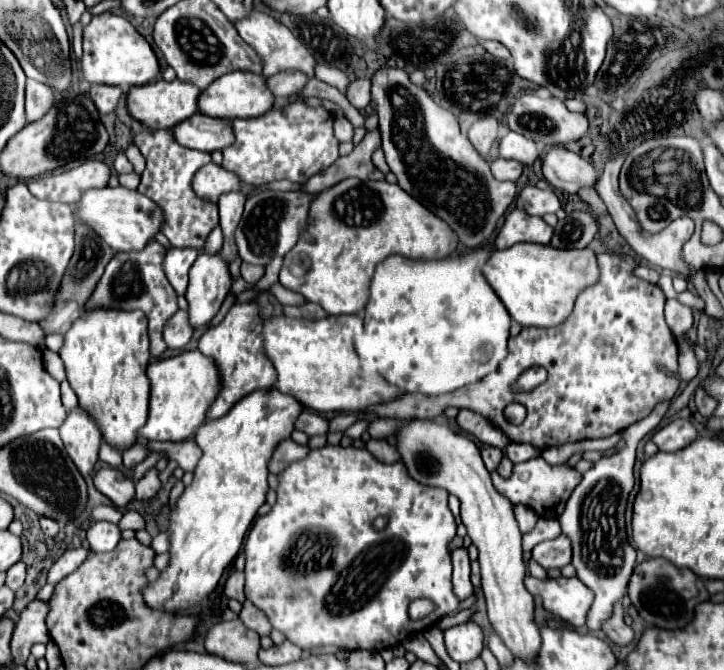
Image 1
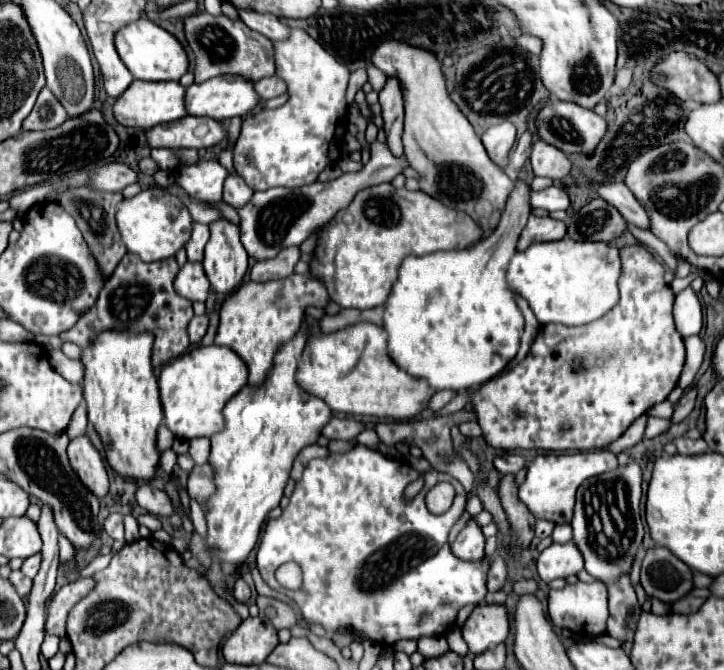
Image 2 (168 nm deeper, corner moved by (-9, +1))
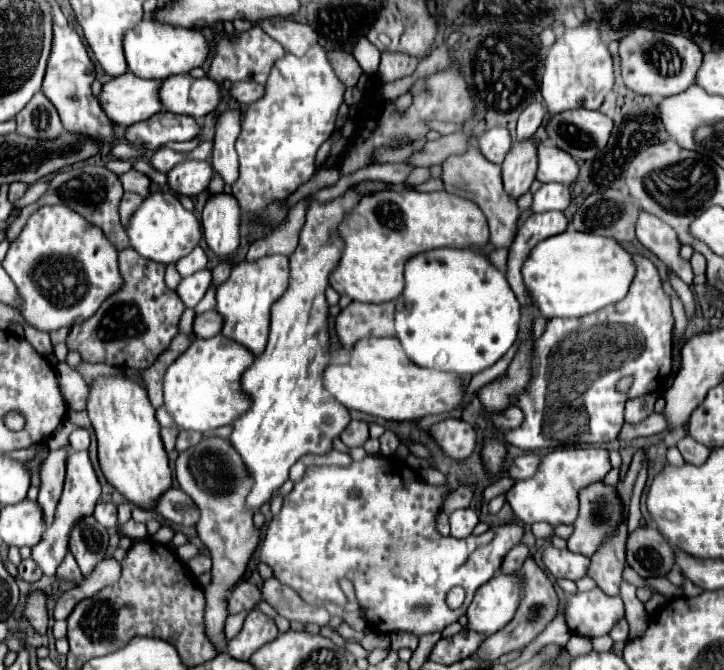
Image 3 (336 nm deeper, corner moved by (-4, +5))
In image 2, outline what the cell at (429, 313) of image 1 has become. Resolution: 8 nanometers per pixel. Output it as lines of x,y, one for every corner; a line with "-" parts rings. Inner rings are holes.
516,180
498,228
478,244
464,250
408,256
402,262
400,276
384,304
384,330
388,332
390,356
402,370
416,378
426,378
436,390
464,390
494,378
516,356
524,330
524,316
514,297
522,294
508,288
506,270
510,268
514,254
520,252
517,250
518,236
532,210
528,204
530,192
532,188
524,180

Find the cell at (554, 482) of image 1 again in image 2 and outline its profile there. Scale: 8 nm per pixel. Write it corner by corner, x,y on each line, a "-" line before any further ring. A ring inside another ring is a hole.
590,450
590,452
572,452
572,454
540,454
530,462
526,480
518,490
518,498
534,514
534,518
550,520
554,524
568,524
572,520
578,486
586,478
600,476
604,472
610,472
612,468
618,468
618,460
616,460
616,454
608,450

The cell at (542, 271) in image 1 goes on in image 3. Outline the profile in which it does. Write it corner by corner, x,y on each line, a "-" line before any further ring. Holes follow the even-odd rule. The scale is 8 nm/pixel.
565,230
539,242
523,262
521,274
543,318
581,318
619,302
635,276
635,264
631,254
617,240

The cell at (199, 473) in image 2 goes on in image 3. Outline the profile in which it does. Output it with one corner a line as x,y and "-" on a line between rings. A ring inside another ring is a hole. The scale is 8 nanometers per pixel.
203,438
197,446
181,452
175,462
175,476
179,488
189,494
199,508
199,522
195,528
201,542
211,552
213,580
209,586
205,586
205,624
207,634
219,652
225,644
223,624
227,618
227,594
243,576
249,558
259,544
259,530
255,530
251,514
245,512
245,496
247,488
251,488
251,480
247,480
247,472
243,472
243,464
239,464
235,448
231,448
231,444
227,444
223,438

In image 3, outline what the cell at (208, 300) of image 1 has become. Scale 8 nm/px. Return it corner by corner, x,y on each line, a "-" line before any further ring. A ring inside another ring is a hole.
223,192
207,200
201,216
201,226
205,242
217,258
227,260
237,252
239,224
239,204
235,196
227,196

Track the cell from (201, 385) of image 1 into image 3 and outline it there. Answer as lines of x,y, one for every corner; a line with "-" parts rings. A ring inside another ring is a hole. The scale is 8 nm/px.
225,336
213,338
195,338
193,344
183,352
169,368
163,378
165,392
165,408
171,418
183,430
207,432
219,426
231,424
243,408
247,408
247,400
243,400
243,392
239,392
239,380
243,372
253,364
251,354
233,340

